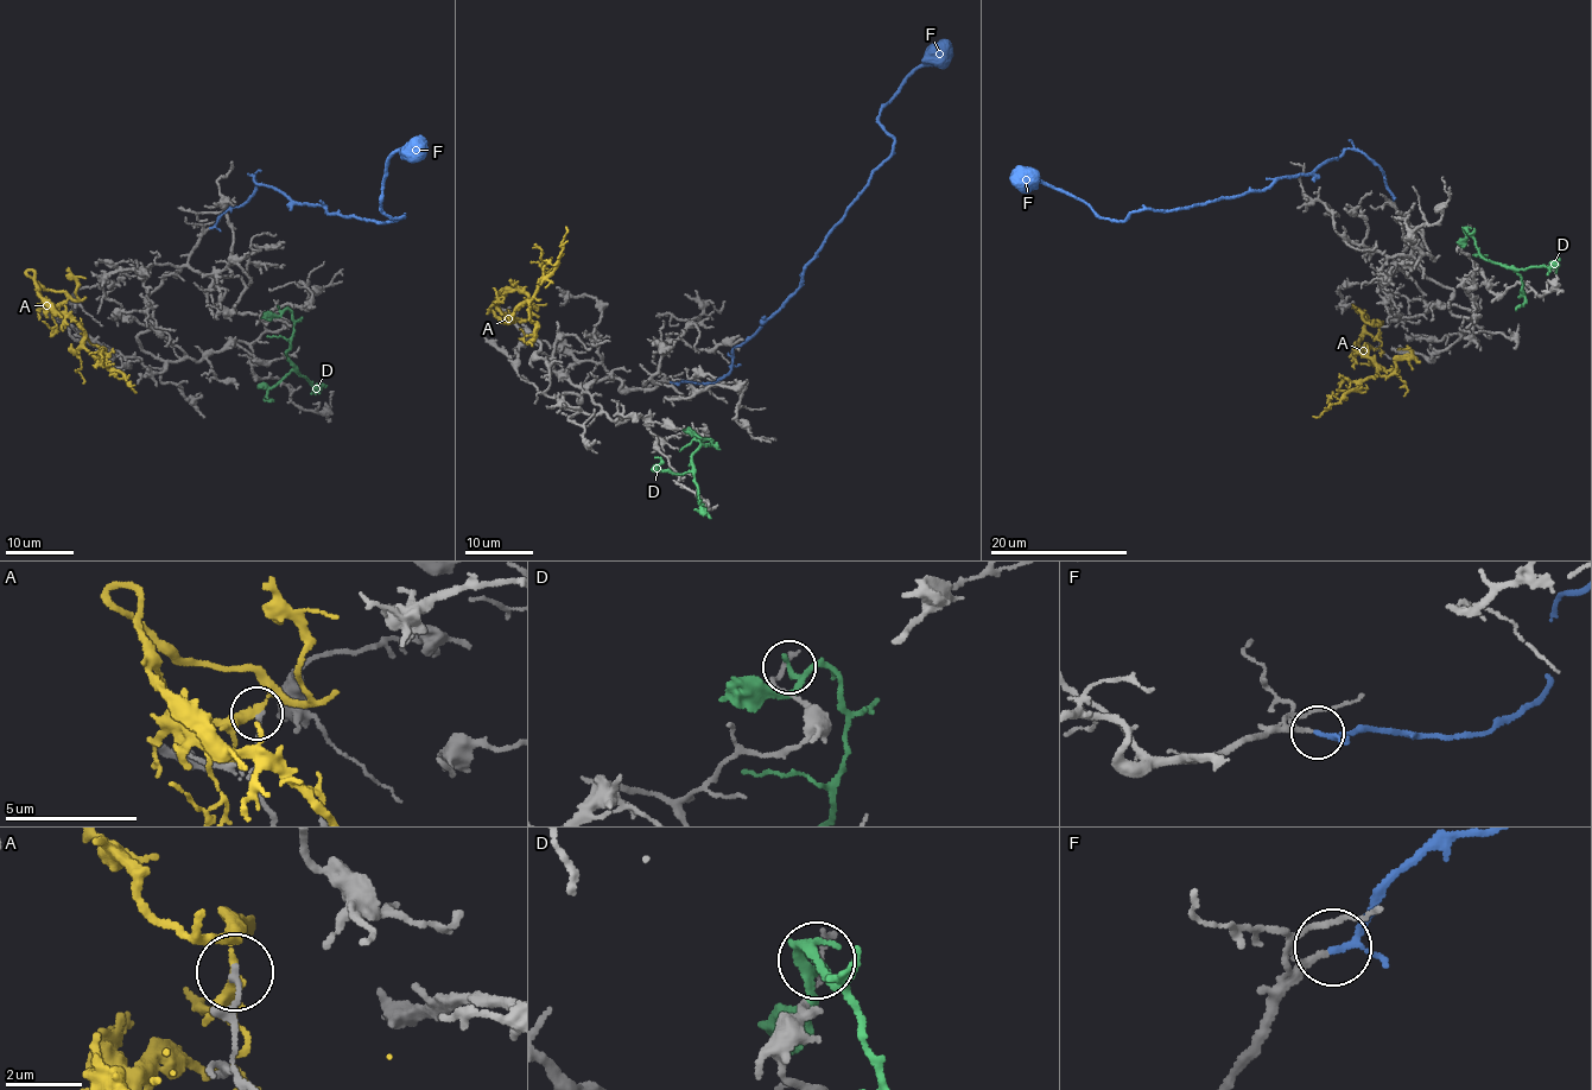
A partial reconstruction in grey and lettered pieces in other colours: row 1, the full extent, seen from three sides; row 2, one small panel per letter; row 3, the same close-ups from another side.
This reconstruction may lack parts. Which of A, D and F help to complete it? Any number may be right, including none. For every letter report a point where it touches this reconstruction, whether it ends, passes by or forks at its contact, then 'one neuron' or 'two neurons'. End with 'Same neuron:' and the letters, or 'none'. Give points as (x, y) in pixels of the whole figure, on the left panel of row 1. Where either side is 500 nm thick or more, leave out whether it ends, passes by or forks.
A: (64, 303) | it passes by | two neurons
D: (279, 309) | it passes by | two neurons
F: (210, 227) | it passes by | one neuron
Same neuron: F

